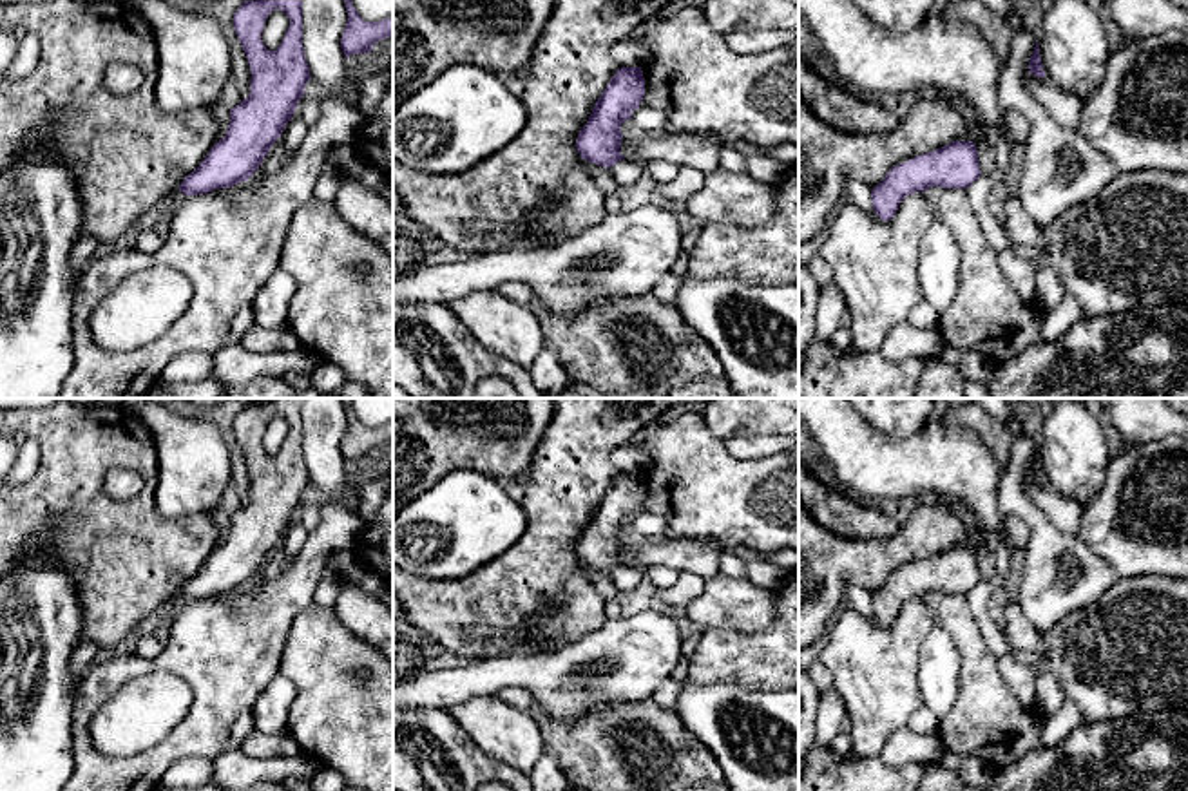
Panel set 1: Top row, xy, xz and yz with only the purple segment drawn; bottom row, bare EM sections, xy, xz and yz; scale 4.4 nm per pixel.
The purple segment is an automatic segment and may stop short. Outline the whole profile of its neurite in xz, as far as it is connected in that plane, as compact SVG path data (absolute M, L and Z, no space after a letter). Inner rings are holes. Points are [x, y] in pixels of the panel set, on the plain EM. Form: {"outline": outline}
{"outline": "M621 472L610 483L607 494L598 503L589 527L578 539L576 556L590 568L612 574L625 565L621 554L621 529L632 523L645 501L645 483L641 472Z"}

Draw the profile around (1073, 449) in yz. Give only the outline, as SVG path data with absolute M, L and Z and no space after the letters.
M1059 398L1045 409L1036 442L1047 485L1085 507L1103 487L1112 460L1099 418L1081 398Z

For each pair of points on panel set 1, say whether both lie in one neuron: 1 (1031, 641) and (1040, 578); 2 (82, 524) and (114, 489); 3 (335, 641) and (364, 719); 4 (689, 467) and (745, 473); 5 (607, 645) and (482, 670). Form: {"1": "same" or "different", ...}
{"1": "different", "2": "different", "3": "same", "4": "same", "5": "same"}

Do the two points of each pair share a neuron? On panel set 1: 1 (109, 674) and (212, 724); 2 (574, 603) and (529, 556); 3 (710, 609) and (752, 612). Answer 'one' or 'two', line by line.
1: one
2: one
3: one

